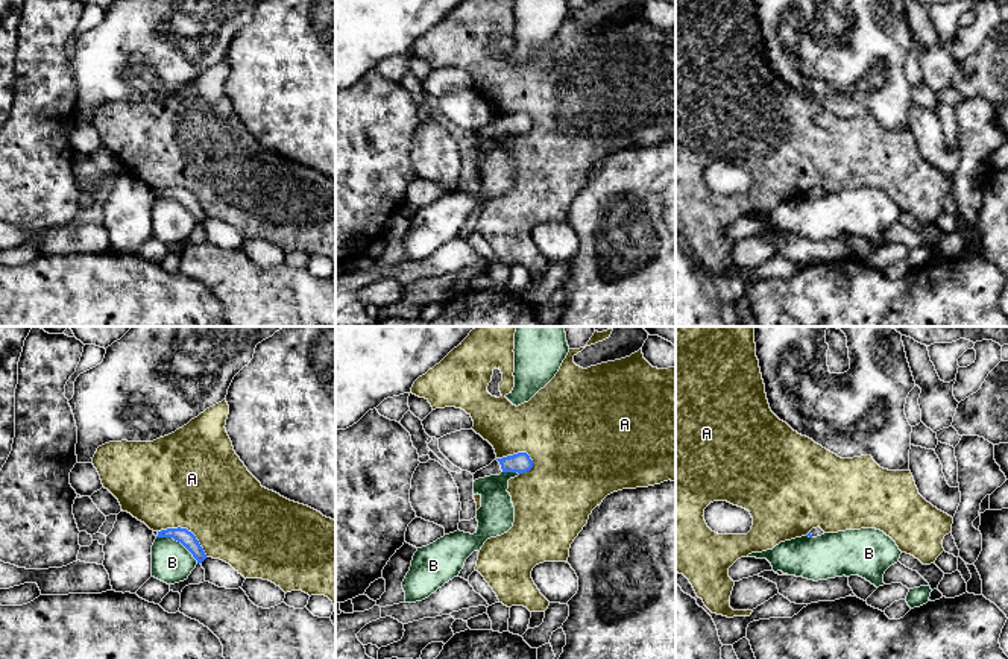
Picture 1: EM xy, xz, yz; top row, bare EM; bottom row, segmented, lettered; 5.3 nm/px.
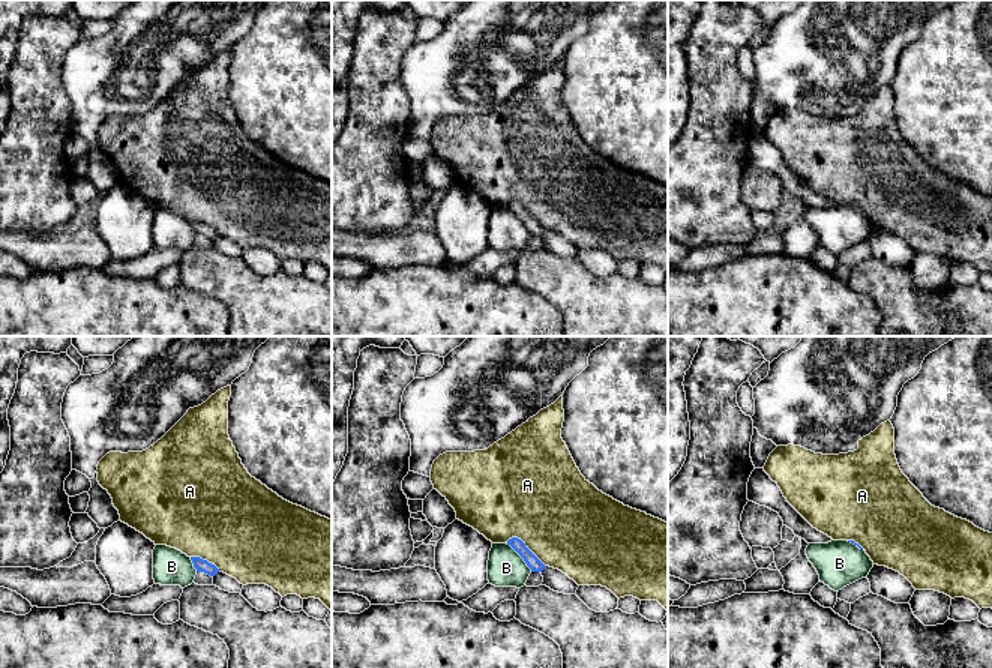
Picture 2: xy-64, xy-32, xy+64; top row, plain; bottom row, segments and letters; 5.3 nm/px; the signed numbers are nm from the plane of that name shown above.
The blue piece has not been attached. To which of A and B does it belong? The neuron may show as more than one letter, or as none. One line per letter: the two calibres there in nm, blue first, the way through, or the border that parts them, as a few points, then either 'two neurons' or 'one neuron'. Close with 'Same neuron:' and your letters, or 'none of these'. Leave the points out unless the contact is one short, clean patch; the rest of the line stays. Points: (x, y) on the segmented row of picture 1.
A: calibres 80 and 500 nm; two neurons
B: calibres 80 and 220 nm; border xy (157, 536), (172, 536), (198, 562); two neurons
Same neuron: none of these

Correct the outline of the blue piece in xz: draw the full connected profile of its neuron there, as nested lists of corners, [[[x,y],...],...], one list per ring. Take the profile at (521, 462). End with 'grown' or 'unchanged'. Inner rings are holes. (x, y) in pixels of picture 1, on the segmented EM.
[[[518,452],[513,456],[507,456],[502,459],[493,460],[489,466],[477,471],[474,475],[474,481],[478,478],[499,475],[501,472],[518,472],[524,474],[533,468],[533,460],[527,452]]] | grown

